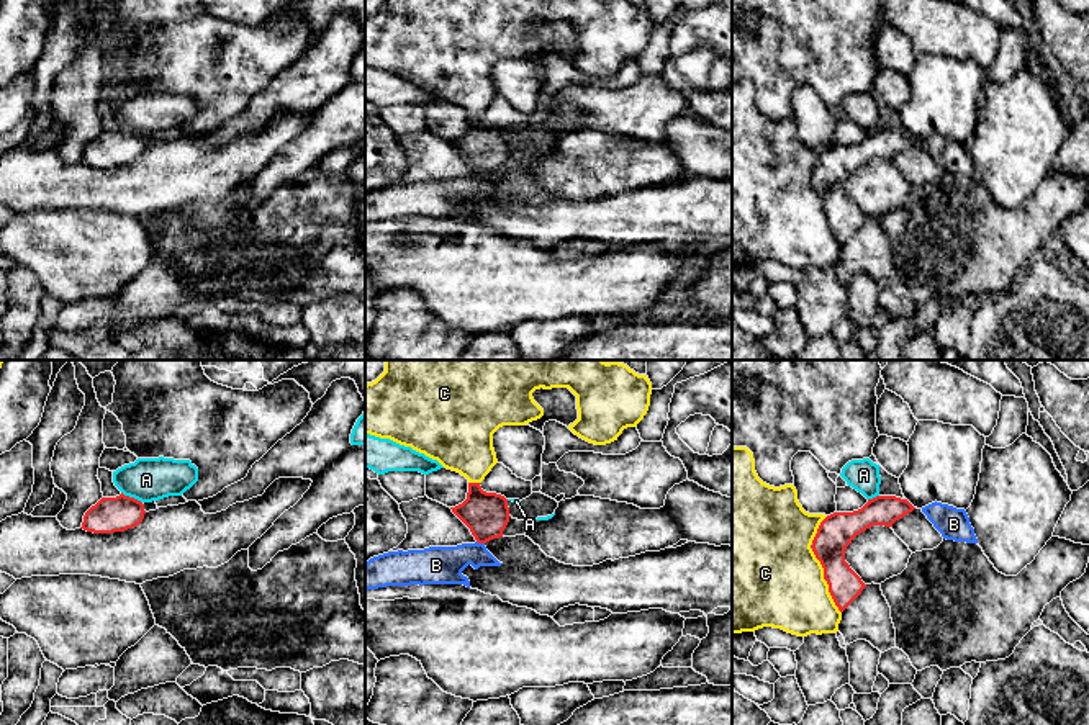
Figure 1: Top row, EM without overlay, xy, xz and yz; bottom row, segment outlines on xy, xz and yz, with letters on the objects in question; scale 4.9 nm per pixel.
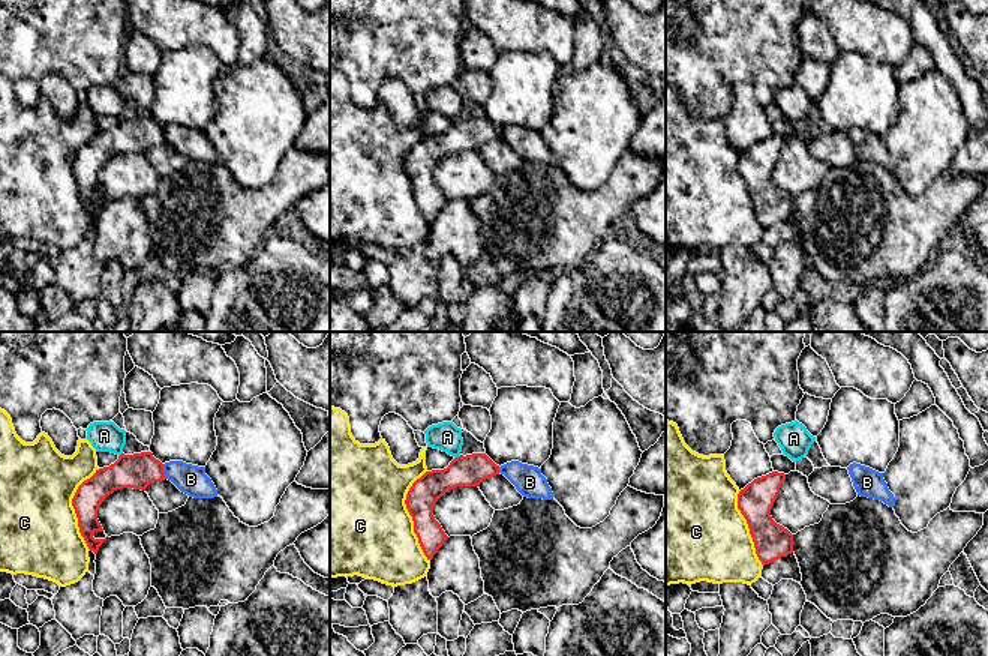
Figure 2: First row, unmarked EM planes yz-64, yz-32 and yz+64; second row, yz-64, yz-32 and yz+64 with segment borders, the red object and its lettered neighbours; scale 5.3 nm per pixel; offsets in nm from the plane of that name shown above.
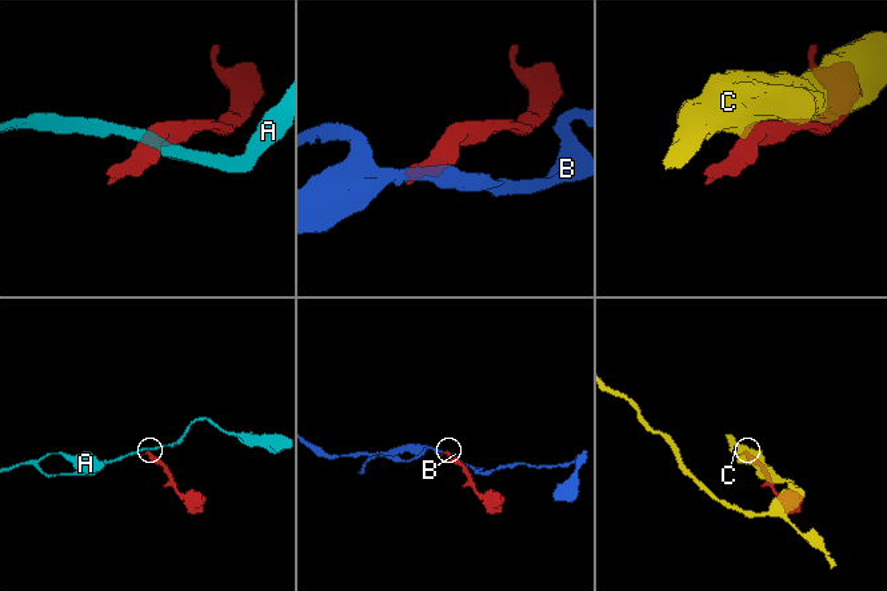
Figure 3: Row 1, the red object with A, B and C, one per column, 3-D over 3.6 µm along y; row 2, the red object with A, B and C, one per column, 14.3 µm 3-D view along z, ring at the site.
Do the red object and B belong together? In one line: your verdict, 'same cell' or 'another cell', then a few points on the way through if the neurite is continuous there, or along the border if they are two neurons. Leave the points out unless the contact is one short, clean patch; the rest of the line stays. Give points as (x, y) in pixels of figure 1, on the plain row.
another cell

